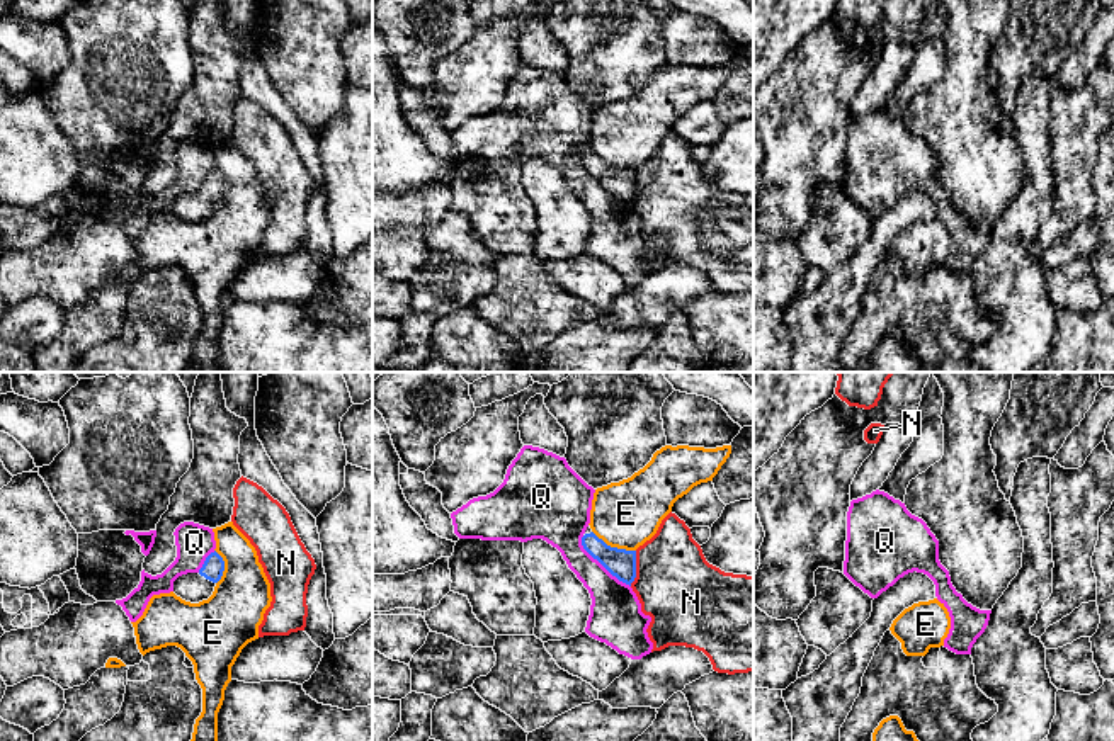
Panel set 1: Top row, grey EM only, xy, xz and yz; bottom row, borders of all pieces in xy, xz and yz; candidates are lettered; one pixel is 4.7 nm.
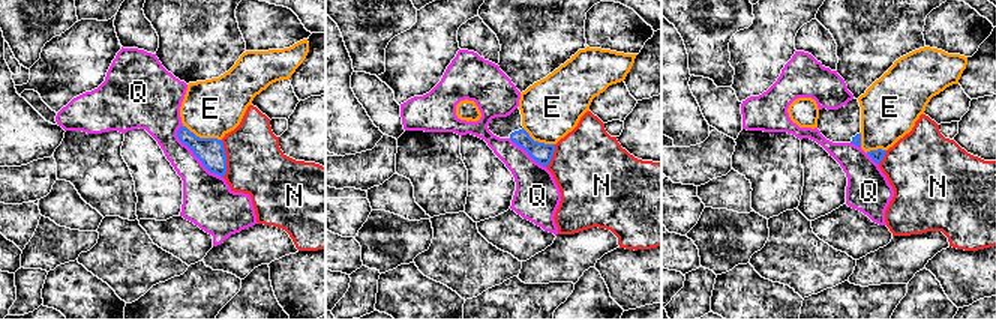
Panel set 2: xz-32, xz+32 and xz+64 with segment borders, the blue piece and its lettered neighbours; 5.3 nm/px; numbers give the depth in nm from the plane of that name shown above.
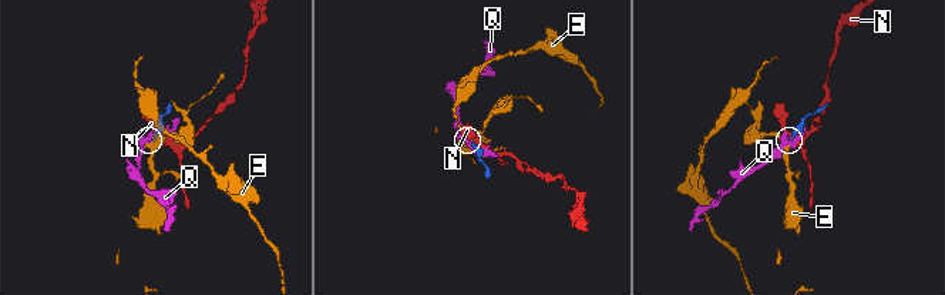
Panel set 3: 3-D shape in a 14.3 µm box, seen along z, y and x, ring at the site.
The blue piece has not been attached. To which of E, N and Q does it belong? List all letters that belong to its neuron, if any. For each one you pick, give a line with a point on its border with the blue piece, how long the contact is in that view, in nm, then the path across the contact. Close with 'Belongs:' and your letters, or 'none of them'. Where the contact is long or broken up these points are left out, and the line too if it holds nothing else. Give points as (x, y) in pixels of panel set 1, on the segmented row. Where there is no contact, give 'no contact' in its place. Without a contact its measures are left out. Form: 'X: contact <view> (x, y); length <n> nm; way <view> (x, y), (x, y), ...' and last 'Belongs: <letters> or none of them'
Belongs: none of them

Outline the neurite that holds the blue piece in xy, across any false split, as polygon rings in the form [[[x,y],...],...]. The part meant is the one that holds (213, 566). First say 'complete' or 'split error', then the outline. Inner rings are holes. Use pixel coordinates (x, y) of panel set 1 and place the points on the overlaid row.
split error; [[[211,552],[197,573],[187,573],[173,581],[173,593],[185,602],[199,603],[207,600],[225,571],[223,557]]]

